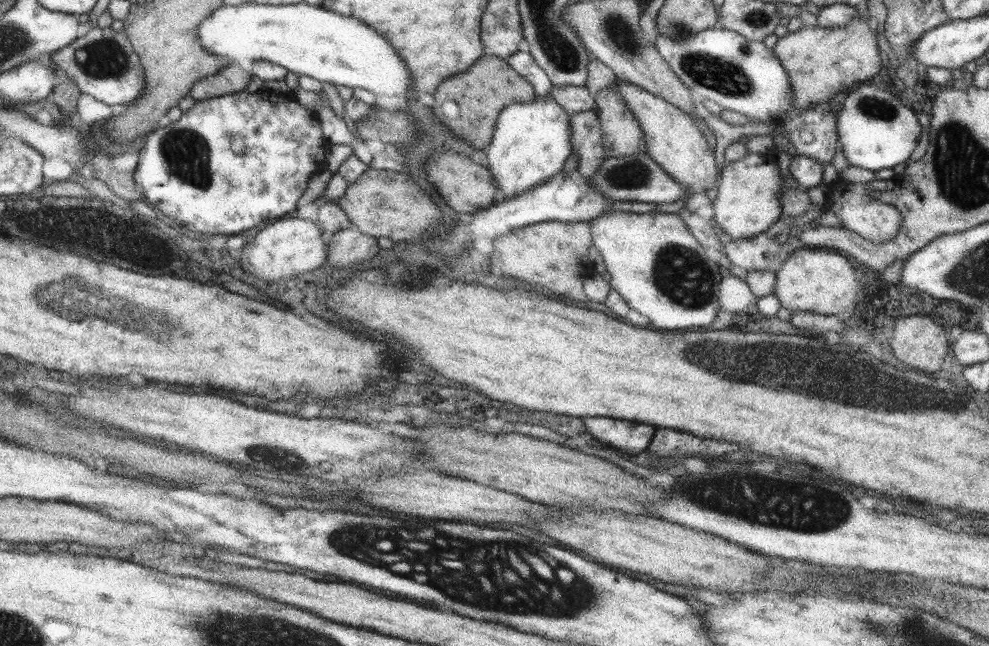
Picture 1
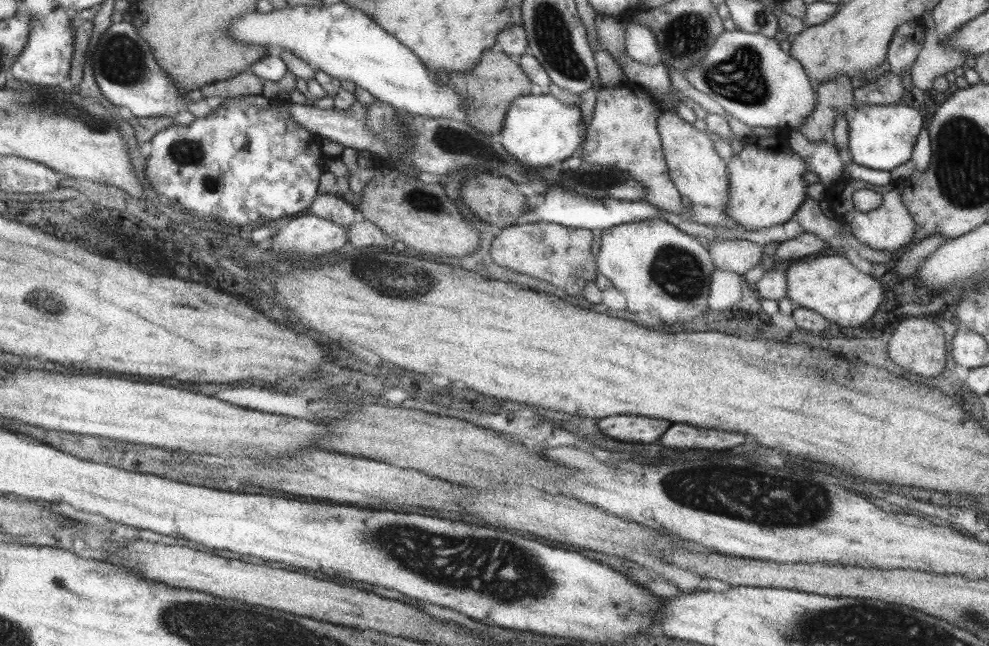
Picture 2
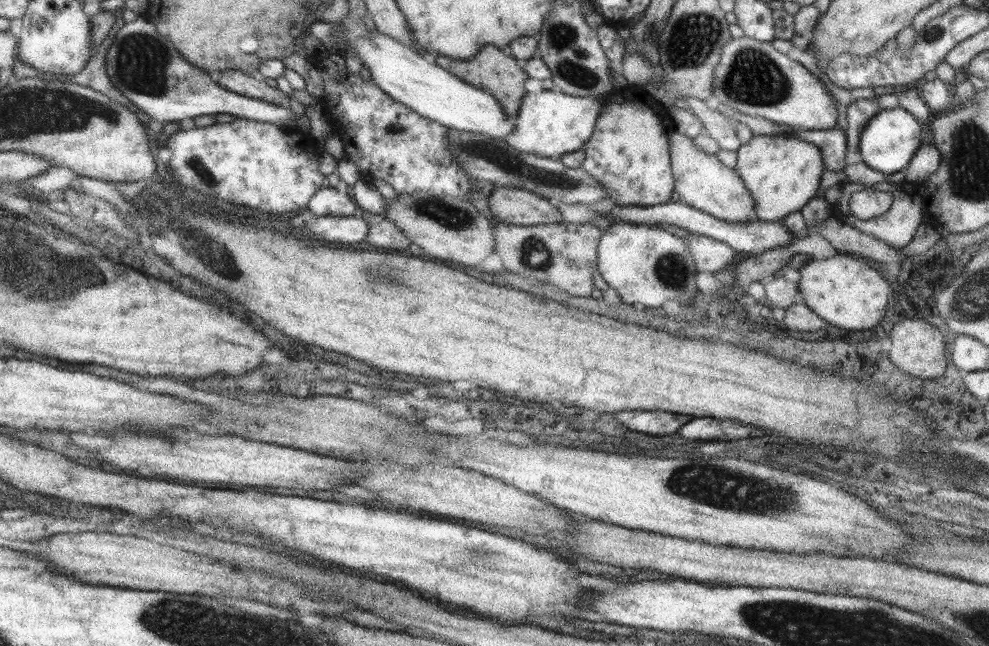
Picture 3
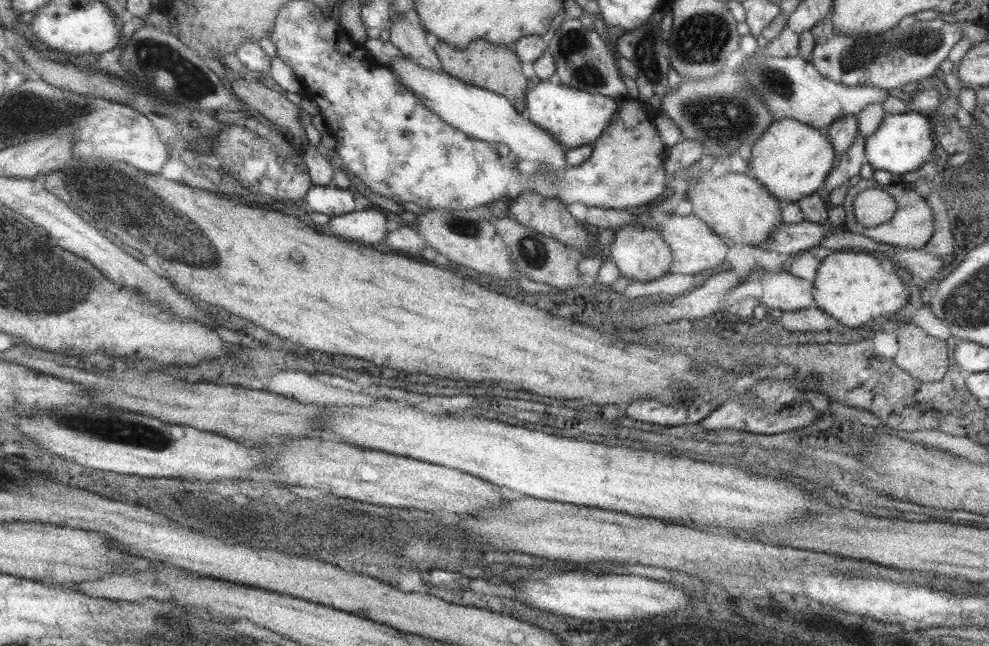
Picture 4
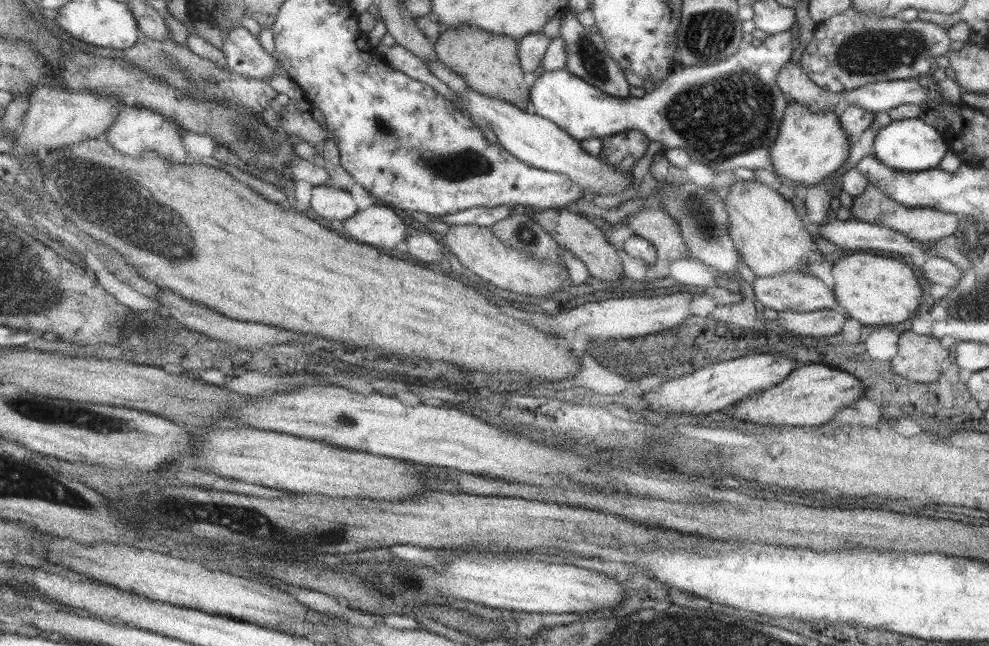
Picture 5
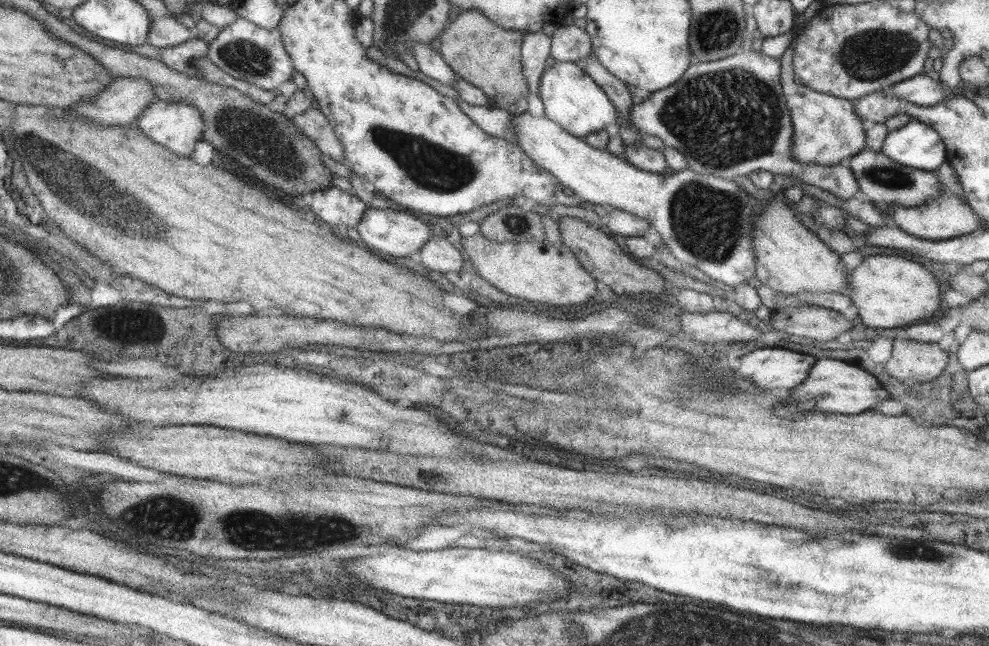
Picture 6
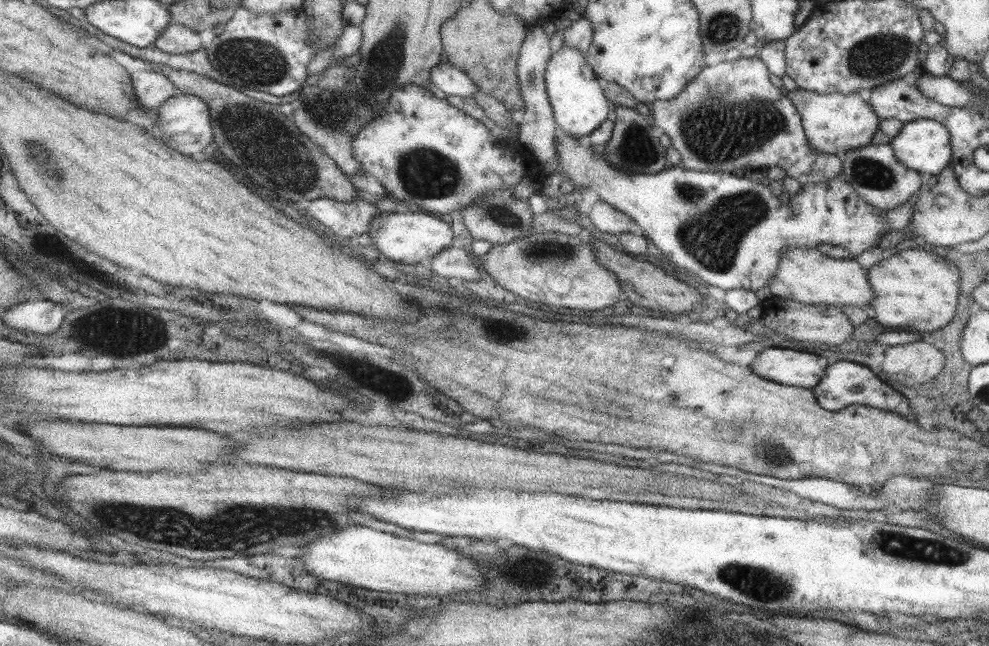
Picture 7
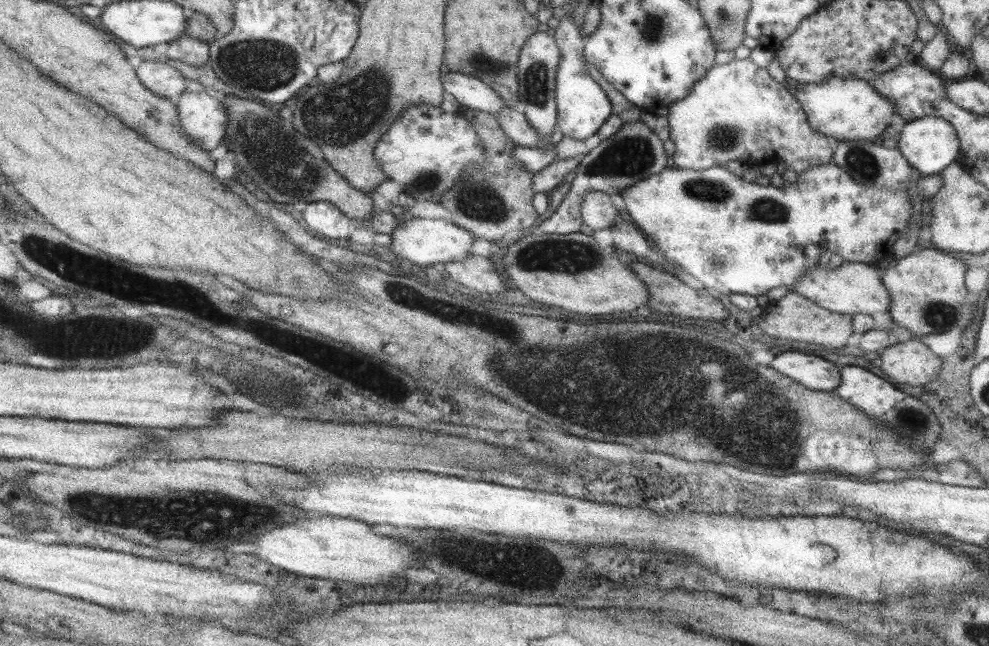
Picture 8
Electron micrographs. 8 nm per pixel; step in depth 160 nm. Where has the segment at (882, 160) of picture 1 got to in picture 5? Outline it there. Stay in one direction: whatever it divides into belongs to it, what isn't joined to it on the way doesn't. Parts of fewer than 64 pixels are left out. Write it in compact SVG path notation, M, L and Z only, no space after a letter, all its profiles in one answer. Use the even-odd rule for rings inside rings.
M909 117L901 120L889 121L889 124L876 130L873 141L873 156L887 168L901 171L923 171L935 168L941 157L949 149L935 128L926 124L918 117Z

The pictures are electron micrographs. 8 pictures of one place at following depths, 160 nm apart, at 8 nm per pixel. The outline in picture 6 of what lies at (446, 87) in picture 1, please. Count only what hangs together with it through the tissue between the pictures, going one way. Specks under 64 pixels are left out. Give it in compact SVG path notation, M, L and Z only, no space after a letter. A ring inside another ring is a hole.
M461 11L437 37L439 54L457 76L482 90L491 106L520 115L527 111L528 86L520 63L520 46L524 34L505 30L485 18L479 11Z

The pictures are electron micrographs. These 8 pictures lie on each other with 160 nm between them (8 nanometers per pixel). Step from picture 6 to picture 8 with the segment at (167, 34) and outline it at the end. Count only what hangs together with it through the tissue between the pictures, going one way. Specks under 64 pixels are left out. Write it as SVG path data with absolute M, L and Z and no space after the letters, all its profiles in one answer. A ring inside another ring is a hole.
M183 33L167 43L165 56L198 67L200 64L207 62L208 48L209 43L207 41L196 39Z

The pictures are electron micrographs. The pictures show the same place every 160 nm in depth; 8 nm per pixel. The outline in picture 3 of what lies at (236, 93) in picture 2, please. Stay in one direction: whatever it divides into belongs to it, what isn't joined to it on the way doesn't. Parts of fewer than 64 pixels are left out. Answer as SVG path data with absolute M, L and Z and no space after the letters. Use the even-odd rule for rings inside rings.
M227 69L223 72L212 72L210 80L221 88L226 88L241 96L247 95L249 98L264 100L281 106L287 106L288 104L287 96L279 89L269 87L259 76L255 77L241 71Z

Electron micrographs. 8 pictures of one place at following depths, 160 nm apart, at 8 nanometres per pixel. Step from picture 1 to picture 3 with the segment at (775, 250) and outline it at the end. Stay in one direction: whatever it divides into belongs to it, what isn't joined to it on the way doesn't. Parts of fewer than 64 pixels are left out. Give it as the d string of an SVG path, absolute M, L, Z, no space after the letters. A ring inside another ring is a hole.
M688 232L687 239L684 241L694 258L696 273L715 273L717 270L727 268L735 258L736 250L728 244L707 236Z

